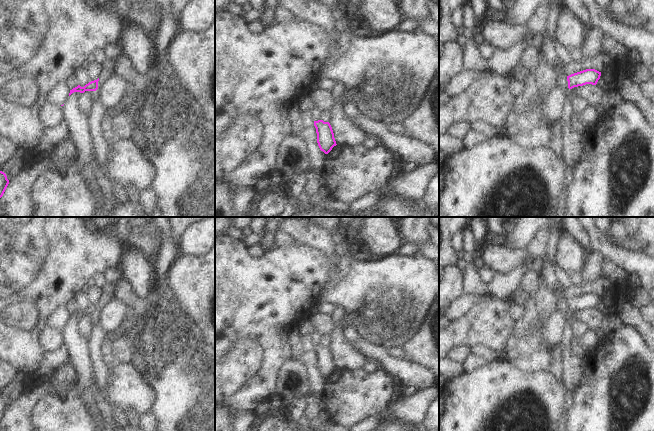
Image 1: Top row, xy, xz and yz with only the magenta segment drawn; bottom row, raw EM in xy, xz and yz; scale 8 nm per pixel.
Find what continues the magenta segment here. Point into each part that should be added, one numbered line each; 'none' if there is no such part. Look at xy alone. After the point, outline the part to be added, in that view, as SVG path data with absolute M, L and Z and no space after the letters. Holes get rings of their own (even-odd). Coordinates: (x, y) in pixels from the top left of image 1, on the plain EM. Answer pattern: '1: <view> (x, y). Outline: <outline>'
none

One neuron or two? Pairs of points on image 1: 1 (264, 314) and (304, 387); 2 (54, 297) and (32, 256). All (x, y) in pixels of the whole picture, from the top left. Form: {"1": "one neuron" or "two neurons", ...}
{"1": "two neurons", "2": "one neuron"}

